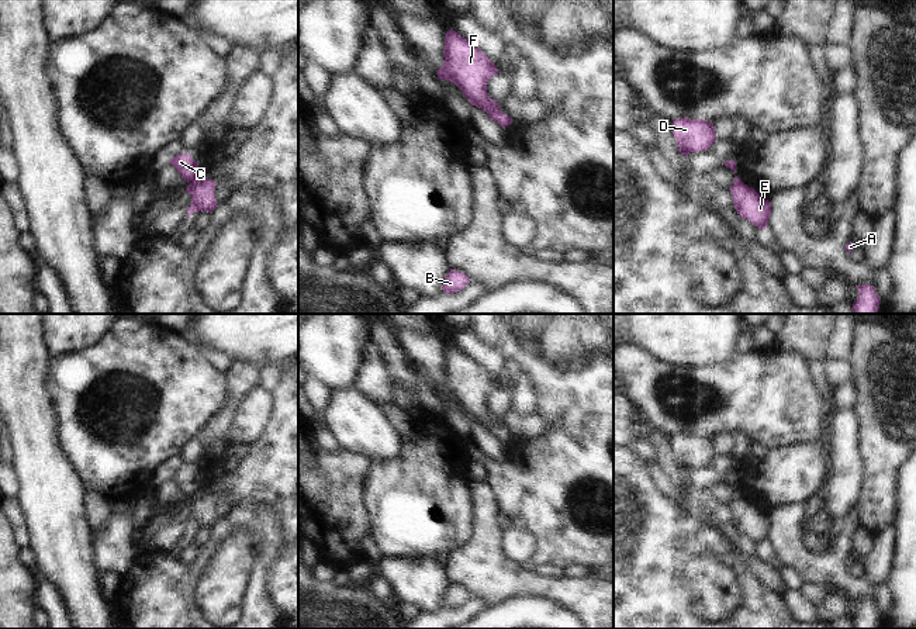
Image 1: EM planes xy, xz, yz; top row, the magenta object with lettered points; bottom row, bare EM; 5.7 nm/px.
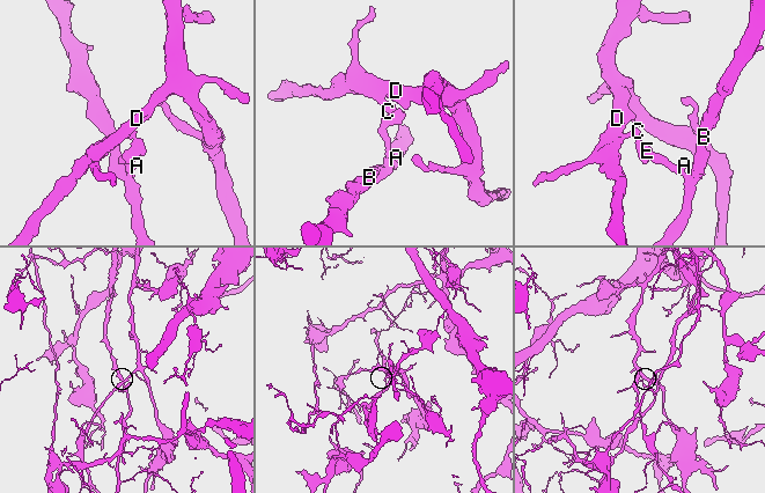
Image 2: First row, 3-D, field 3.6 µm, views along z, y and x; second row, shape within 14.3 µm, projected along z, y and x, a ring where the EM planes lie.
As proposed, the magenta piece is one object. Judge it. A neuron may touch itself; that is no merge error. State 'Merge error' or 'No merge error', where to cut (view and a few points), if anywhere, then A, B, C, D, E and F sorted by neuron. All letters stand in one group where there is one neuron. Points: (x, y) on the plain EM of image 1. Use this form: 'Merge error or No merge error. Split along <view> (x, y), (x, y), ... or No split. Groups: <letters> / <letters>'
Merge error. Split along xy (197, 490), (190, 494). Groups: A B E / C D F

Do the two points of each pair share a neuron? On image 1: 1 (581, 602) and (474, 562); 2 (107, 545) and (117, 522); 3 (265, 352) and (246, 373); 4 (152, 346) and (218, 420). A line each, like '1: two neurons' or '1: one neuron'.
1: one neuron
2: one neuron
3: two neurons
4: two neurons

